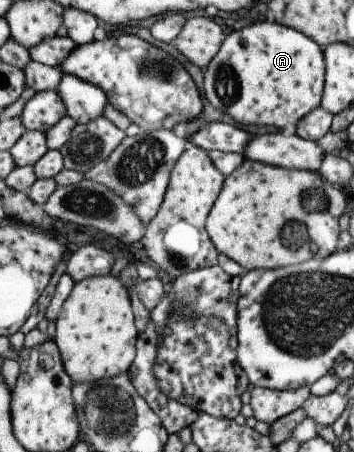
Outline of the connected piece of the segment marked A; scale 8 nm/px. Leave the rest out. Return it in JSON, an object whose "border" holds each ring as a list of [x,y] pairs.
{"border":[[[260,22],[253,23],[247,27],[242,27],[238,30],[231,32],[221,42],[219,51],[211,58],[211,61],[203,69],[202,74],[202,86],[203,93],[206,100],[221,113],[229,115],[229,117],[237,123],[251,125],[271,125],[271,127],[277,127],[277,129],[283,129],[285,125],[296,125],[306,113],[309,113],[312,109],[315,109],[320,105],[320,97],[322,94],[322,87],[324,82],[324,59],[322,56],[322,47],[311,41],[306,35],[303,35],[300,31],[287,26],[278,24],[277,22]]]}

